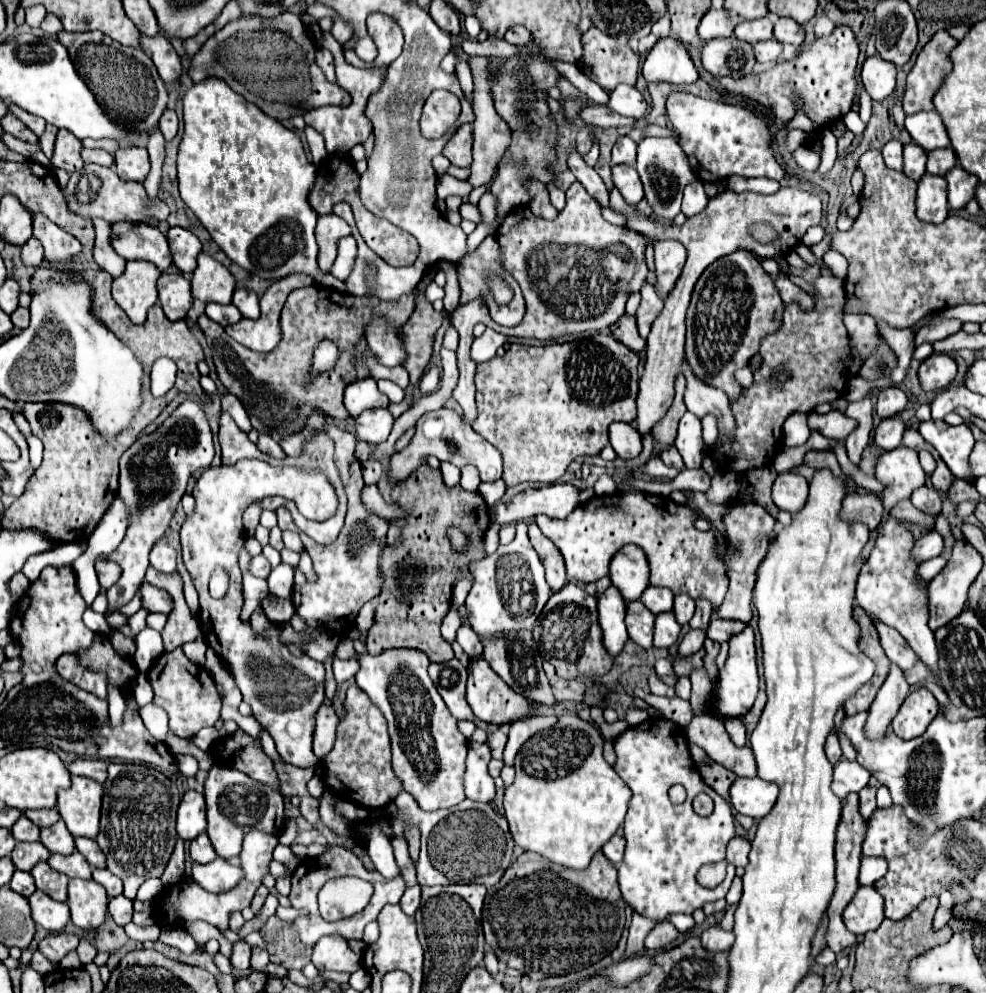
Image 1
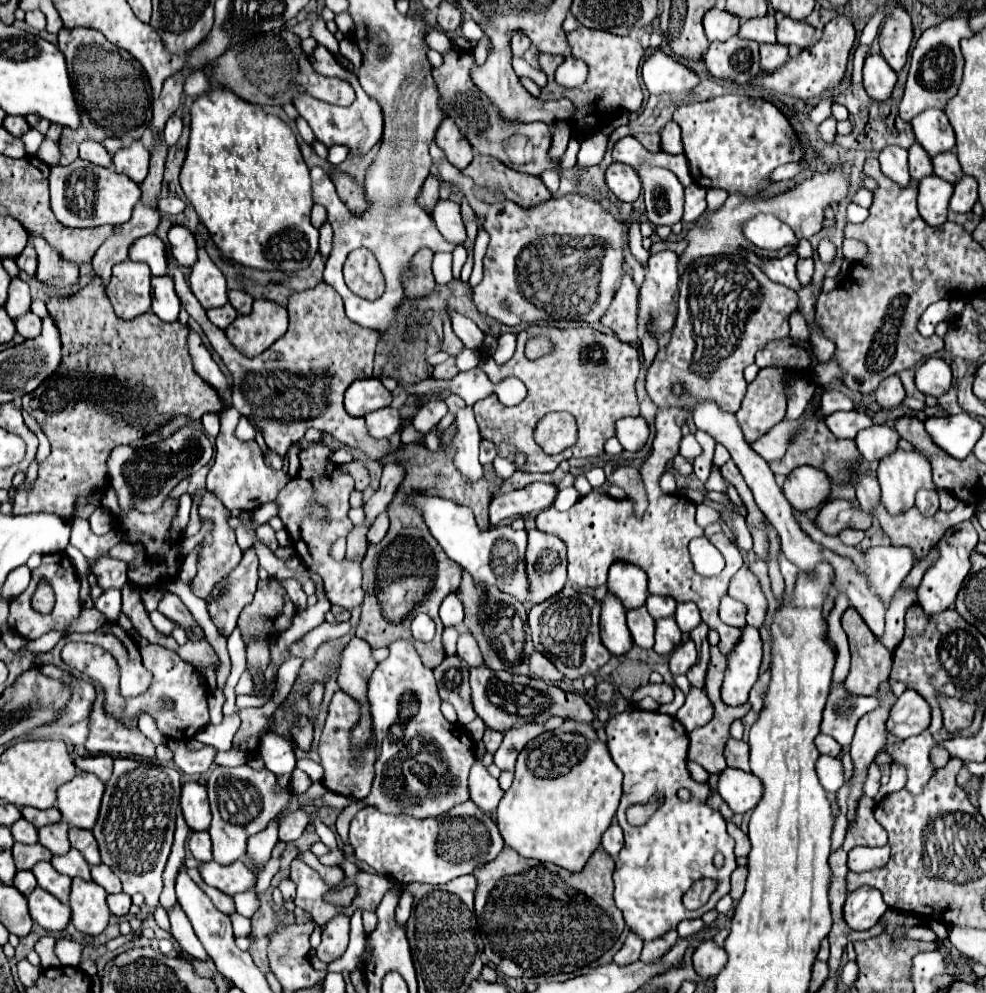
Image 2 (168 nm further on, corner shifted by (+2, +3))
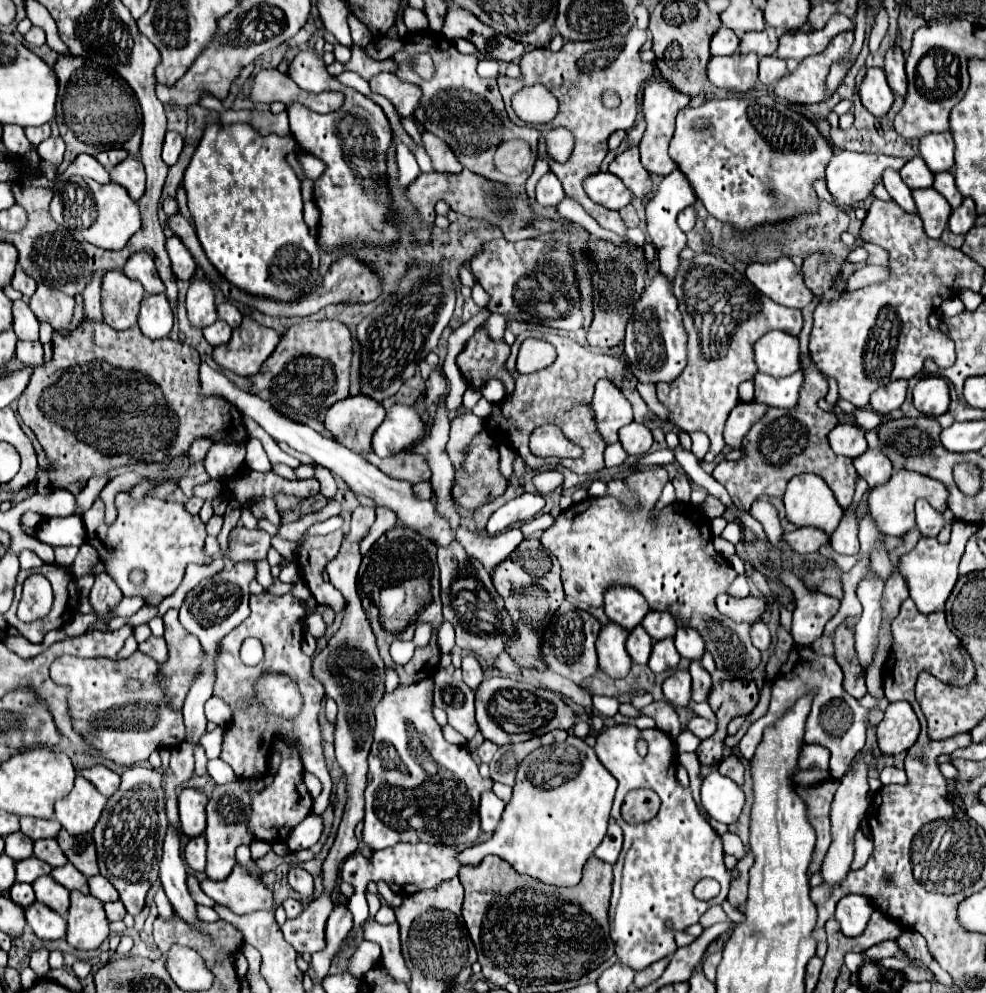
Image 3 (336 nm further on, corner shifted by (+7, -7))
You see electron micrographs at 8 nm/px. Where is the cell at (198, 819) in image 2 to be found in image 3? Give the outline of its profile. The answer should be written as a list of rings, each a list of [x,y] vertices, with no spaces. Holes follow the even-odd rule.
[[[182,789],[178,795],[180,807],[180,825],[182,833],[188,837],[200,837],[206,829],[206,795],[198,789]]]

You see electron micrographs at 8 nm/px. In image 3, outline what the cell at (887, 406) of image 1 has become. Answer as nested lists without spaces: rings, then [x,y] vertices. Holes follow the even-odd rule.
[[[898,379],[898,381],[884,385],[882,389],[876,389],[870,397],[872,409],[880,415],[888,415],[890,411],[900,409],[900,405],[904,403],[904,397],[906,397],[906,387],[908,387],[908,381]]]

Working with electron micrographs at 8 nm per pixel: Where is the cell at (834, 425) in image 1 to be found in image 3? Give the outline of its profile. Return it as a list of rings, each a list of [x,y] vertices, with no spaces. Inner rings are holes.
[[[838,423],[830,433],[828,433],[828,441],[830,447],[834,449],[834,453],[844,455],[844,457],[858,457],[862,455],[868,445],[866,445],[866,437],[864,437],[864,429],[852,423]]]

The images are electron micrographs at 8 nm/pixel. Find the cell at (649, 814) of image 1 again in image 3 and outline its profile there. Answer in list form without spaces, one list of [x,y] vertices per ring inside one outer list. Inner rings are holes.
[[[614,725],[604,729],[598,737],[596,737],[596,755],[600,759],[600,763],[616,777],[618,781],[618,791],[616,791],[616,799],[614,799],[614,807],[612,807],[612,817],[618,825],[622,825],[623,846],[617,862],[613,865],[613,882],[612,895],[609,906],[609,917],[611,919],[610,935],[616,943],[616,955],[624,965],[630,965],[634,971],[644,969],[646,965],[674,953],[678,947],[674,943],[674,931],[678,929],[686,929],[694,923],[698,923],[698,919],[714,905],[722,905],[728,897],[728,889],[730,889],[730,871],[724,865],[724,849],[722,849],[722,837],[710,827],[710,823],[706,821],[706,817],[698,811],[692,791],[684,789],[676,779],[676,743],[662,733],[660,729],[636,729],[632,725]],[[638,739],[646,739],[648,741],[648,755],[640,757],[636,753],[636,741]],[[632,789],[652,789],[660,795],[662,799],[662,807],[660,813],[652,819],[646,821],[642,825],[628,825],[622,821],[620,817],[620,807],[622,801],[626,797],[628,791]],[[700,879],[716,879],[722,885],[722,891],[718,897],[710,899],[710,901],[698,901],[692,895],[694,885]]]

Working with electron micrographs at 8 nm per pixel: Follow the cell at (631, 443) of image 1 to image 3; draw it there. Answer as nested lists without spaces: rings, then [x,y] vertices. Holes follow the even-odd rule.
[[[630,423],[618,431],[618,437],[620,437],[620,443],[628,455],[638,457],[638,455],[644,455],[650,451],[652,433],[646,425]]]

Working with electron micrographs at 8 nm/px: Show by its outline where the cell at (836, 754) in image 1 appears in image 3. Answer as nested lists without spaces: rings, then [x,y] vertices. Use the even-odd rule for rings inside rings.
[[[804,745],[800,751],[800,769],[824,769],[828,771],[828,761],[830,761],[830,753],[826,747],[822,745]]]

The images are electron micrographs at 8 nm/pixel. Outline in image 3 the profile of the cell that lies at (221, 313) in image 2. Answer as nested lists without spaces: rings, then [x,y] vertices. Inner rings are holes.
[[[218,319],[216,323],[204,327],[204,337],[206,341],[212,345],[212,347],[218,347],[218,345],[224,345],[230,341],[230,335],[232,335],[232,329],[226,321]]]

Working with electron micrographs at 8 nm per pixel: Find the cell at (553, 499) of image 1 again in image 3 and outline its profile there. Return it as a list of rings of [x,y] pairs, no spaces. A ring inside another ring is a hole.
[[[524,493],[512,501],[508,501],[506,505],[502,505],[490,519],[486,525],[486,531],[490,535],[500,533],[504,529],[508,529],[512,523],[518,521],[530,521],[534,519],[542,507],[544,507],[544,497],[540,493]]]

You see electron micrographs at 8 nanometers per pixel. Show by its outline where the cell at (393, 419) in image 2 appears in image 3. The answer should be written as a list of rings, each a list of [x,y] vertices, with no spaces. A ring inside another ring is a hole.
[[[394,405],[382,425],[372,435],[372,451],[378,457],[390,457],[402,449],[408,449],[418,437],[424,437],[426,427],[414,407]]]

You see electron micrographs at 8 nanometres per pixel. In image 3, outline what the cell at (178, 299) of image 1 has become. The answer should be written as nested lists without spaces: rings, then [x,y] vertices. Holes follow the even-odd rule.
[[[164,293],[146,295],[142,299],[142,309],[138,317],[138,325],[142,333],[150,339],[162,339],[172,329],[172,309]]]

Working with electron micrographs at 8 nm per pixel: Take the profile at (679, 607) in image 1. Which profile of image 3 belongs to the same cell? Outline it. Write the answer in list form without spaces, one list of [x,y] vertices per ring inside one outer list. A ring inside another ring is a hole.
[[[678,627],[676,635],[674,635],[674,641],[676,641],[676,649],[682,657],[686,657],[688,661],[696,661],[702,657],[704,653],[704,639],[702,635],[692,629],[692,627]]]

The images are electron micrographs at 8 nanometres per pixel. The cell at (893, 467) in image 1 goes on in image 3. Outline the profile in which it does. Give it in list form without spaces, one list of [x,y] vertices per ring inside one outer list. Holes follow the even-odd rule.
[[[900,469],[888,479],[888,483],[870,489],[868,507],[870,507],[870,515],[874,517],[874,521],[878,523],[882,533],[900,537],[916,525],[916,521],[914,521],[916,499],[926,499],[934,509],[944,511],[946,509],[946,497],[948,497],[946,487],[940,481],[934,481],[926,475],[920,475],[920,473],[914,473],[914,471],[908,471],[908,469]]]

